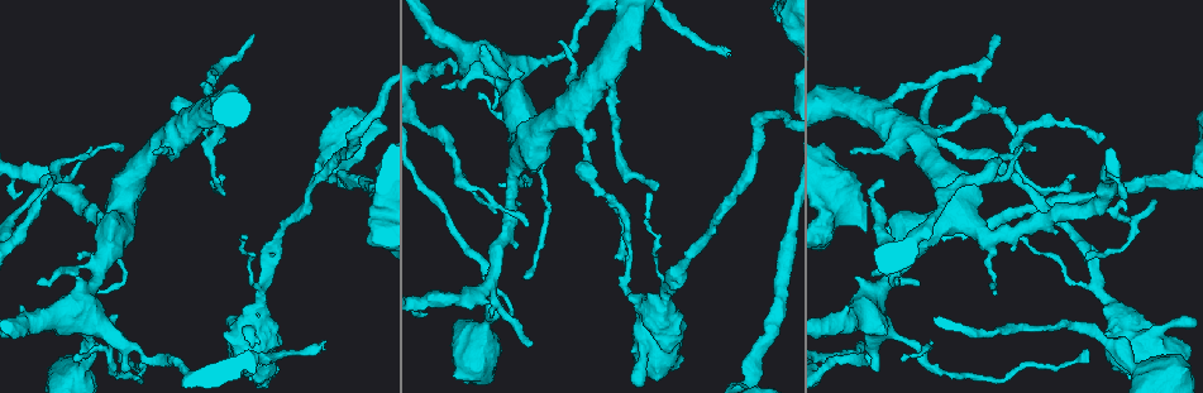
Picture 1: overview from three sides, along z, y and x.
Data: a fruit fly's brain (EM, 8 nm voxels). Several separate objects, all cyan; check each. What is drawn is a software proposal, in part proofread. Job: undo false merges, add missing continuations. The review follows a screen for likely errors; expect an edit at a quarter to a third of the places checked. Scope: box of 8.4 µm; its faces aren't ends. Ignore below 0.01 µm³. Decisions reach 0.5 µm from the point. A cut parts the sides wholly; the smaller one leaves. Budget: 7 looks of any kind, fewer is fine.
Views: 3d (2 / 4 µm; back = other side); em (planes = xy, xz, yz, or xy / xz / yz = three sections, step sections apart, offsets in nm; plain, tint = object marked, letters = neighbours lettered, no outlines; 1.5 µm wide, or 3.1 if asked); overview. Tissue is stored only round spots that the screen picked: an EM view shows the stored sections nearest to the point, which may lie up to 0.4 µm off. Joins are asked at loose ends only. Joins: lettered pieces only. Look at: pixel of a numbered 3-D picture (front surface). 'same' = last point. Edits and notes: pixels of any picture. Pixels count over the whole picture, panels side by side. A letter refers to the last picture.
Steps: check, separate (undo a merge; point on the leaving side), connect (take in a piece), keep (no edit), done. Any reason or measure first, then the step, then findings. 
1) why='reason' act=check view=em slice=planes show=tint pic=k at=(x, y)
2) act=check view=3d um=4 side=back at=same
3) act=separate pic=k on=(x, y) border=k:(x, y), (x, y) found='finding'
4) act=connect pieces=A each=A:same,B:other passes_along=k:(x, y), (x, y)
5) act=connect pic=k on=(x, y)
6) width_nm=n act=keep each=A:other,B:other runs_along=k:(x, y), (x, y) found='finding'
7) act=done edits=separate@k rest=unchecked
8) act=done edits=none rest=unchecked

why='branch stops here' act=check view=3d um=2 pic=1 at=(526, 278)

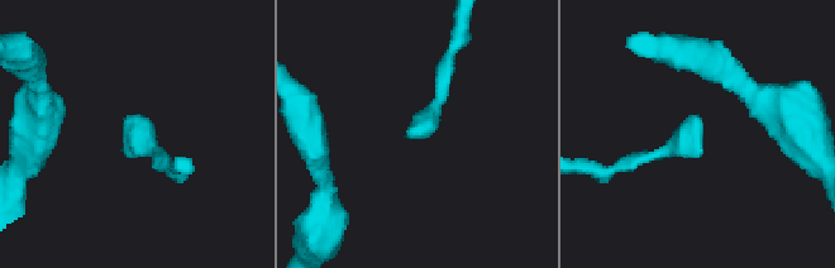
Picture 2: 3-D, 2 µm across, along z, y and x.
act=check view=em slice=yz step=4 show=letters pic=2 at=(409, 132)

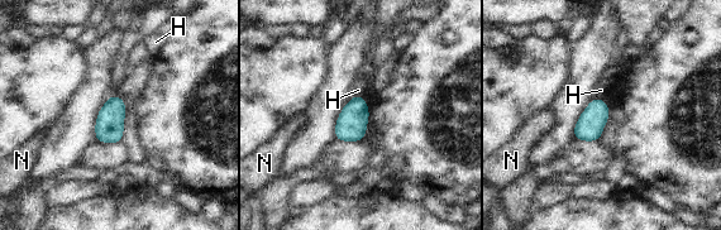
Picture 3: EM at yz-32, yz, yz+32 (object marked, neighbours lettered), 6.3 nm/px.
act=keep each=H:other,N:other border=3:(601, 96), (593, 99) found='none of them fits'

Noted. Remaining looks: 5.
why='free end' act=check view=em slice=planes show=letters pic=1 at=(1033, 150)

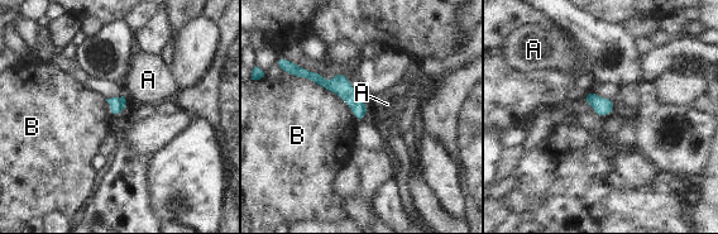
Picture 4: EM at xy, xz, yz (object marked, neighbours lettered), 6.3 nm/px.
longest_contact=B:300nm act=keep each=A:other,B:other border=4:(292, 75), (306, 77), (333, 94) found='none of them fits'

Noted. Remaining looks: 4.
why='thin end' act=check view=3d um=2 pic=1 at=(219, 175)

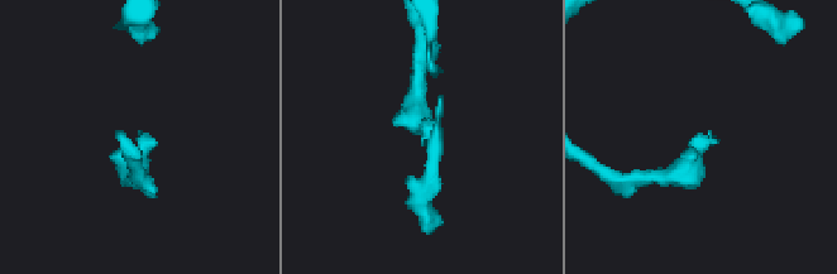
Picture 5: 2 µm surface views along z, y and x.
why='need the tissue' act=check view=em slice=xz step=4 show=letters pic=5 at=(423, 143)

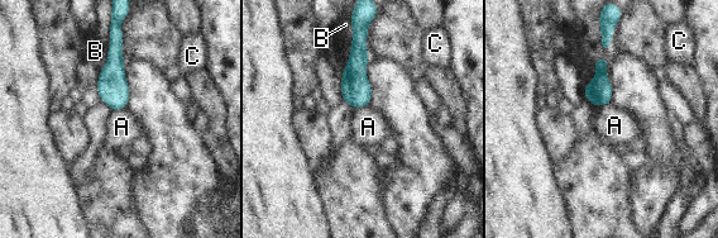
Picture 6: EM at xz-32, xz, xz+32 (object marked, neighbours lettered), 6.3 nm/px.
act=keep each=A:other,B:other,C:other found='none of them fits'

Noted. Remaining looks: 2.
act=done edits=none rest=unchecked

